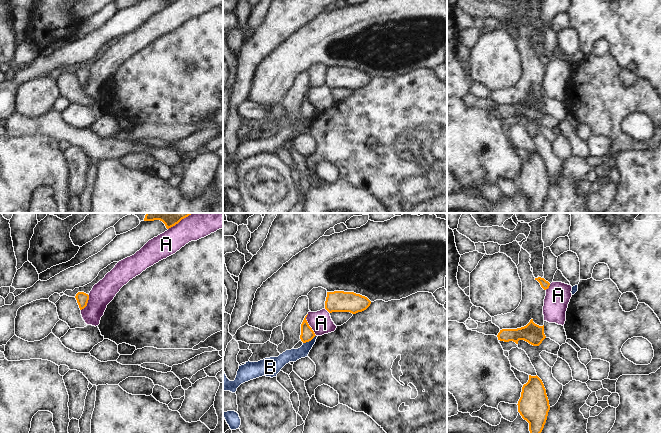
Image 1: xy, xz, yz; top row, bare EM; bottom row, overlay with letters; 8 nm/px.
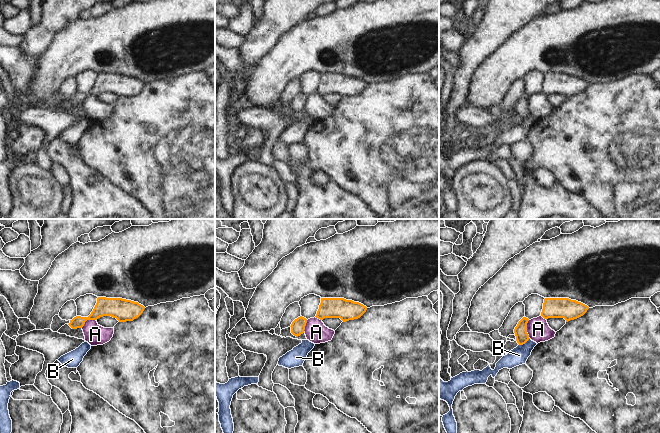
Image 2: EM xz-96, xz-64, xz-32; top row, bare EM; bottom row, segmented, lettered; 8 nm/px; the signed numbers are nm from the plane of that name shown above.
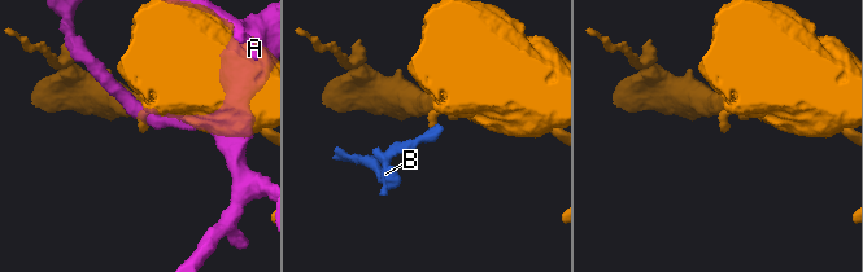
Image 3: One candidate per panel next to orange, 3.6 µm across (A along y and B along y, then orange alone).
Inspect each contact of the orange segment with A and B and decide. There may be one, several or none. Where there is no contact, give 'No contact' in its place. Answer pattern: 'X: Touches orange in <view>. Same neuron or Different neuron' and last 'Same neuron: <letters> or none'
A: Touches orange in xz. Different neuron
B: Touches orange in xz. Different neuron
Same neuron: none.

